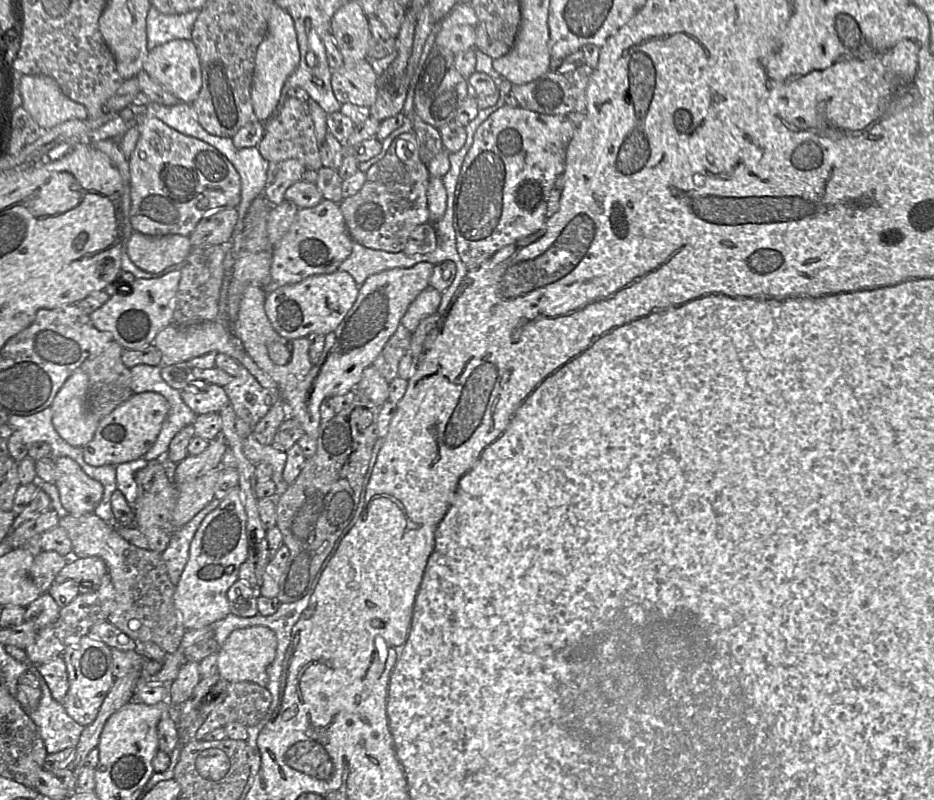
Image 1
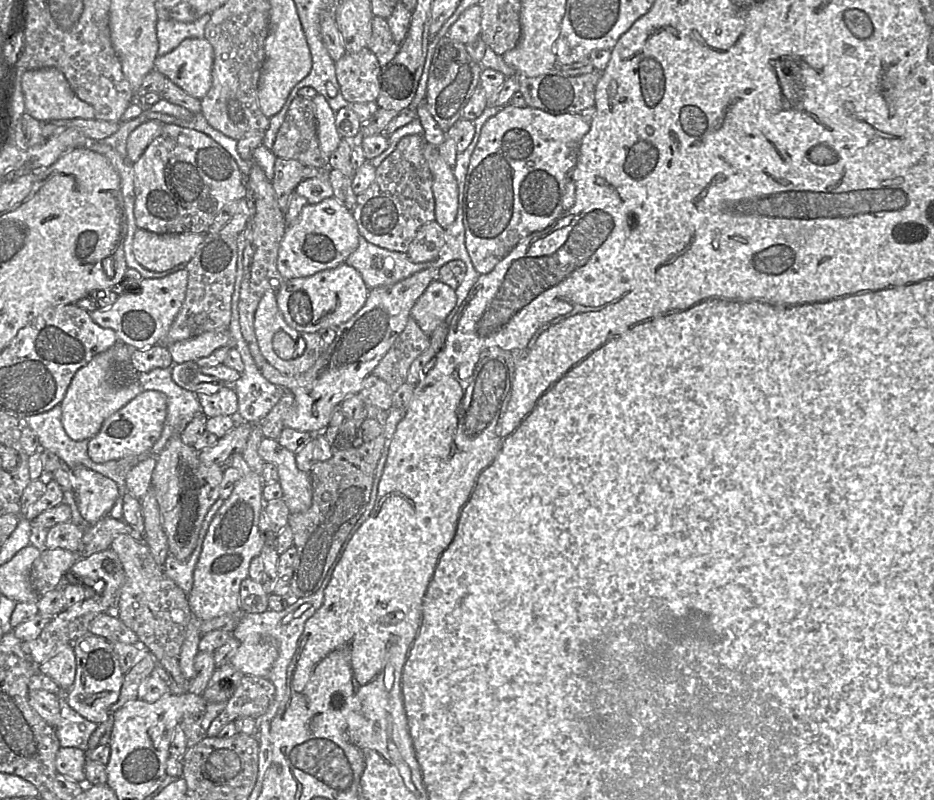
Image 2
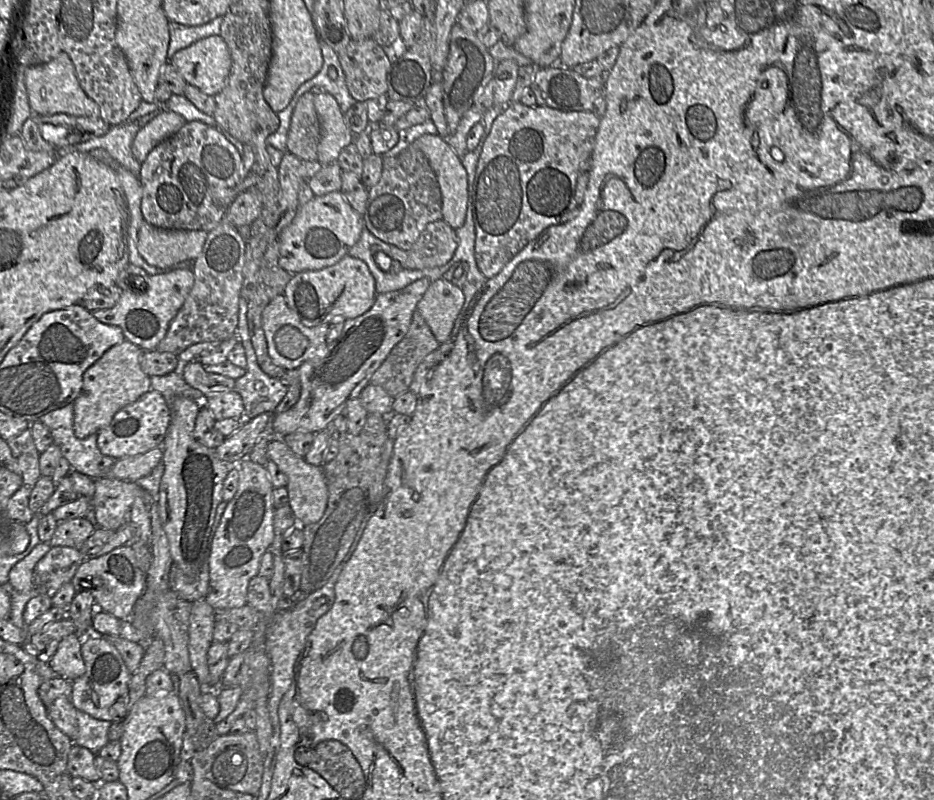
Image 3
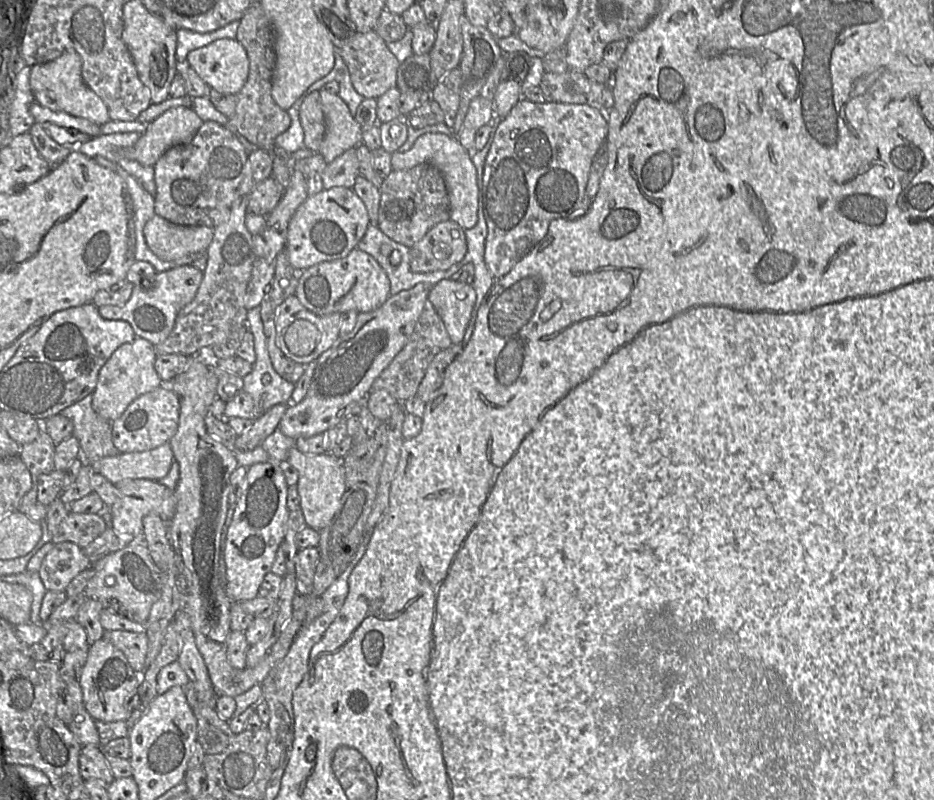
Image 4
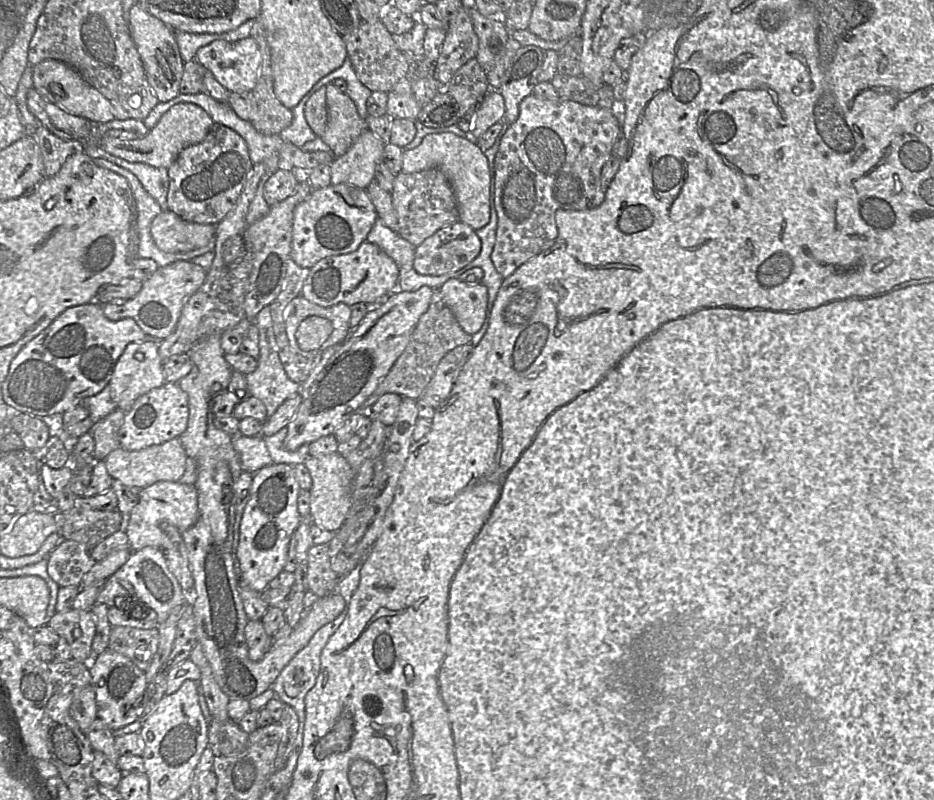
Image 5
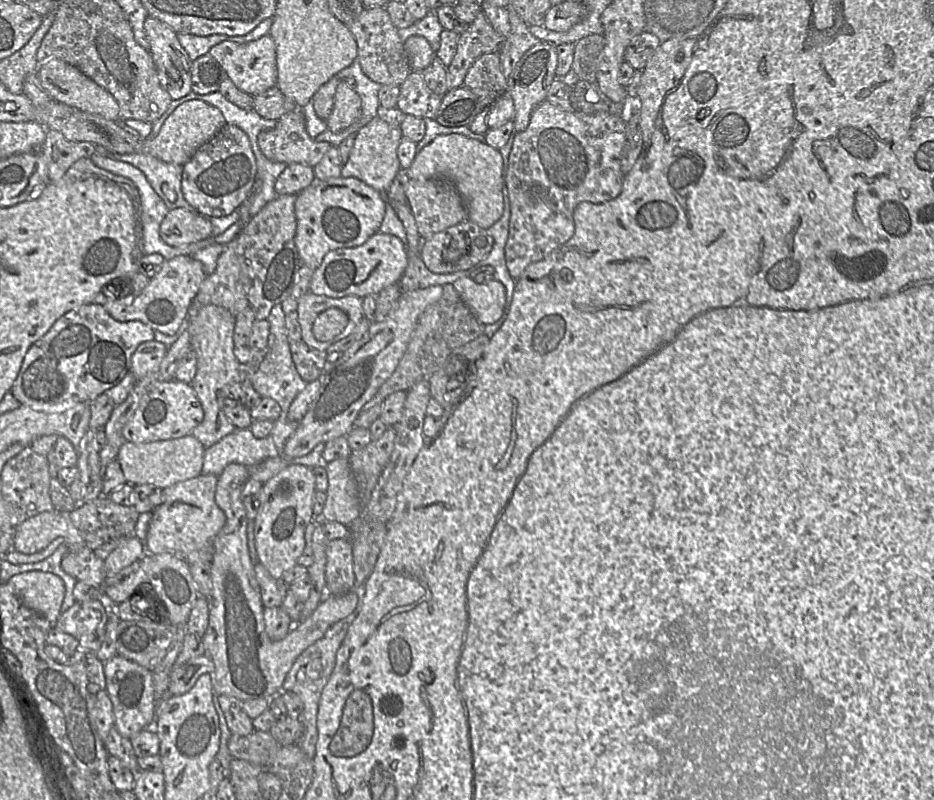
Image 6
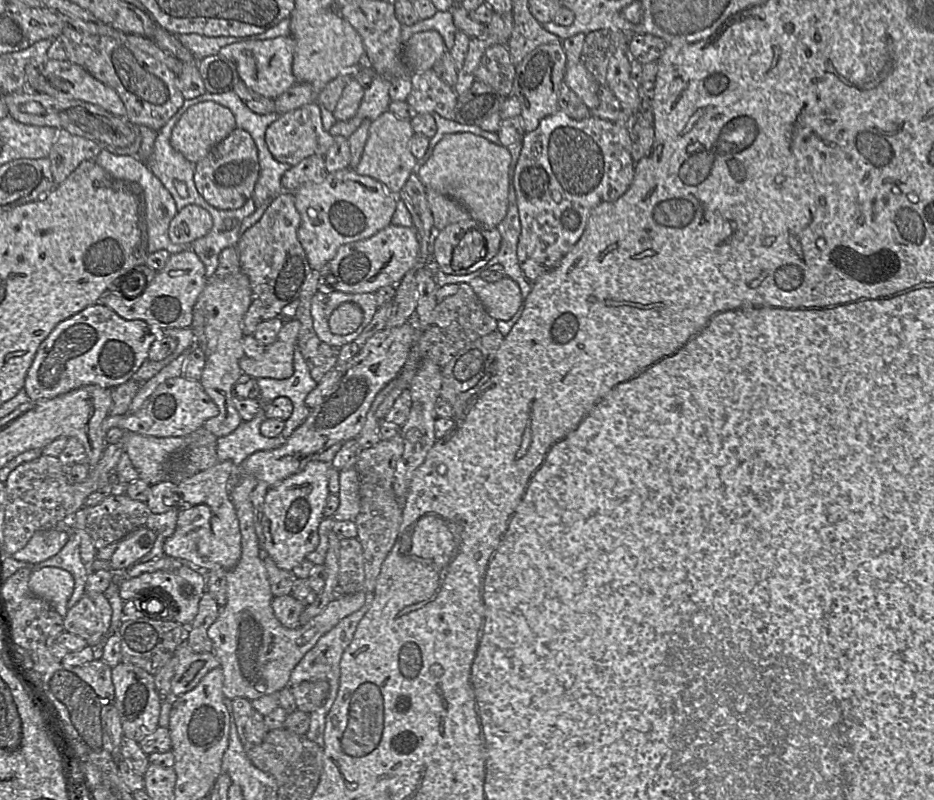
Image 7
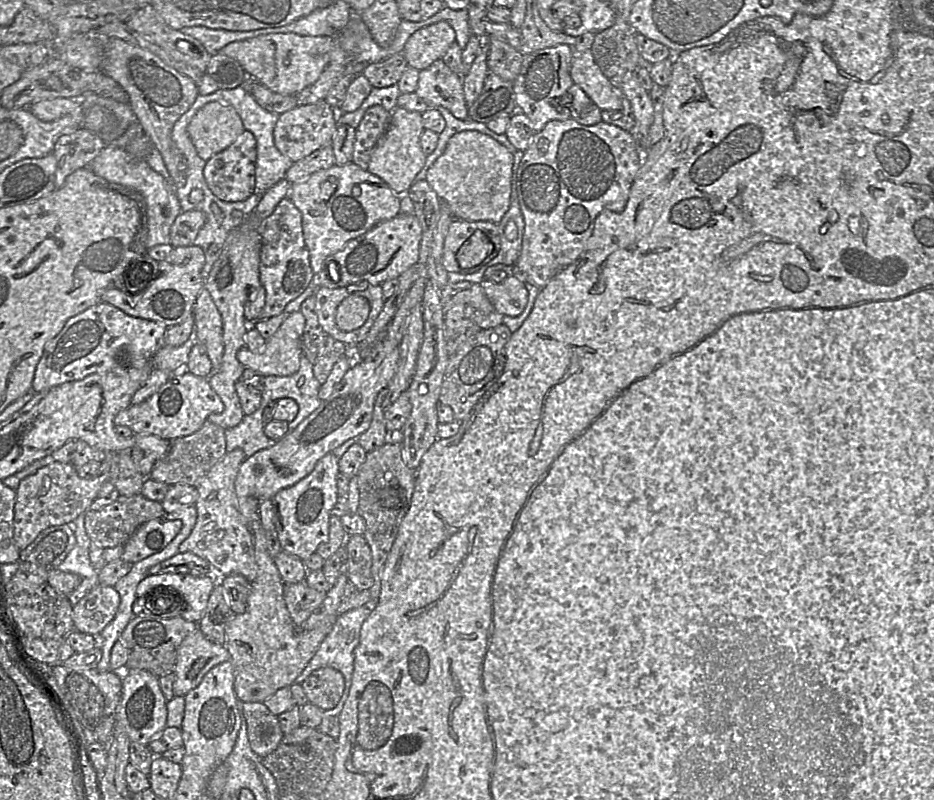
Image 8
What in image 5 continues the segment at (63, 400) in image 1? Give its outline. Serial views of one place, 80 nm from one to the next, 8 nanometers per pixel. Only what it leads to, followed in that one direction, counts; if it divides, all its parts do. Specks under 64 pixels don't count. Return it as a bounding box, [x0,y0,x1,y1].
[106,339,166,412]

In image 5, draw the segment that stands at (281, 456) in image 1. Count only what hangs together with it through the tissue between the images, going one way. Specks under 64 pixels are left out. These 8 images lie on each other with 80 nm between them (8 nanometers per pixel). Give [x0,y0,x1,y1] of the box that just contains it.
[303,453,353,531]

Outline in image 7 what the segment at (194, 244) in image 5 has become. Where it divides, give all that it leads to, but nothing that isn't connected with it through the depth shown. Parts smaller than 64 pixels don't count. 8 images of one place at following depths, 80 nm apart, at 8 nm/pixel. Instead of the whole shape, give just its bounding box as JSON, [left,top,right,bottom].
[168,205,213,244]

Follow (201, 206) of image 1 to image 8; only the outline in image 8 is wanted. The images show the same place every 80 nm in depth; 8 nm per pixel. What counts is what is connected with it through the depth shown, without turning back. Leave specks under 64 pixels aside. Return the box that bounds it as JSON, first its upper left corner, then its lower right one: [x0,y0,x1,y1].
[203,130,257,202]

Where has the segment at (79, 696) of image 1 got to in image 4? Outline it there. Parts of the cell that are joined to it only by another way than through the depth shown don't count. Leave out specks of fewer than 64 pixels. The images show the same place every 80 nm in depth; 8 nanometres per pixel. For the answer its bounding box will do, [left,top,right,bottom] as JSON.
[79,637,141,722]

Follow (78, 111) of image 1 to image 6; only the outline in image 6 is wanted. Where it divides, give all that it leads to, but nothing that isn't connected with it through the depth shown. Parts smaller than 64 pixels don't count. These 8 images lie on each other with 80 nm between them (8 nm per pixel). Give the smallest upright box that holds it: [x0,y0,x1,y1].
[36,59,119,120]

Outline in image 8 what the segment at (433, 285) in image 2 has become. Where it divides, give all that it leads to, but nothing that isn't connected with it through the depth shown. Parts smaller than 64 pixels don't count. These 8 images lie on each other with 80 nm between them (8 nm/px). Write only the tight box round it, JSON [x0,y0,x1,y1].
[479,276,528,316]

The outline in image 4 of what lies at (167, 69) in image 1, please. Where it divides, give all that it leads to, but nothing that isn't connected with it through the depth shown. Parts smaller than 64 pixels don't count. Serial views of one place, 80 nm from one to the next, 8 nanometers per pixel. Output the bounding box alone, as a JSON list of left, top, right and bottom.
[188,39,249,94]

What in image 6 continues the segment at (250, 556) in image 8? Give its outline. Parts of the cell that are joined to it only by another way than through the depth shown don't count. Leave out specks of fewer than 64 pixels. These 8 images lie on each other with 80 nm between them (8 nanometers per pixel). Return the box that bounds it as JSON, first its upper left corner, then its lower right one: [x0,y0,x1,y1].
[144,474,226,559]

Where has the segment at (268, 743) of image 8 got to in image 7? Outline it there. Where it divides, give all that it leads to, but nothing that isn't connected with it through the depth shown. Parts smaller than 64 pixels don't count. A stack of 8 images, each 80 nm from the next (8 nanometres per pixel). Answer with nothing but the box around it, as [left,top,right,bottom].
[229,698,270,749]

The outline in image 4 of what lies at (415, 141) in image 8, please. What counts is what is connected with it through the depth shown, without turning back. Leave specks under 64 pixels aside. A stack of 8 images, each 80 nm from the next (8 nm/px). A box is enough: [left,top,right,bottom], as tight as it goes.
[321,146,359,190]

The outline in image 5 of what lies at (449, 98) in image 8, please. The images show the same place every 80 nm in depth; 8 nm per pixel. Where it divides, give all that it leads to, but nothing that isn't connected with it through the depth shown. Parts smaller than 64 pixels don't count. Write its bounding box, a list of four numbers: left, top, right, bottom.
[386,77,423,119]

